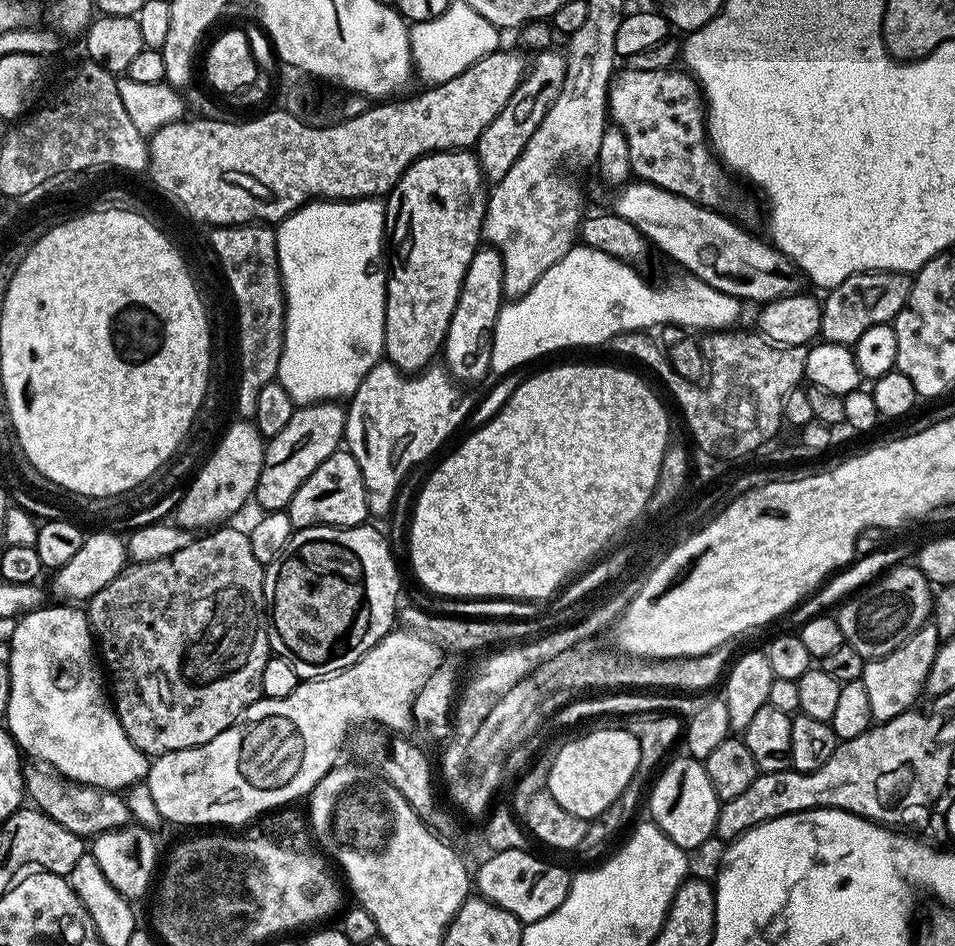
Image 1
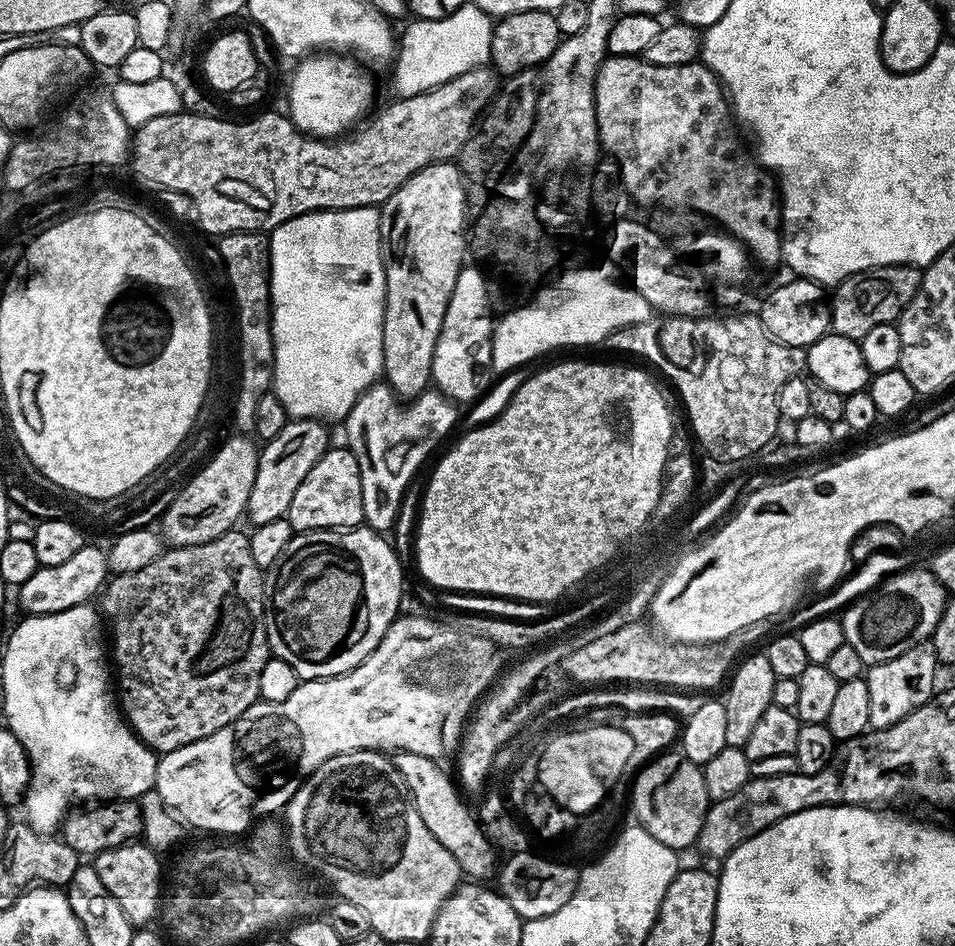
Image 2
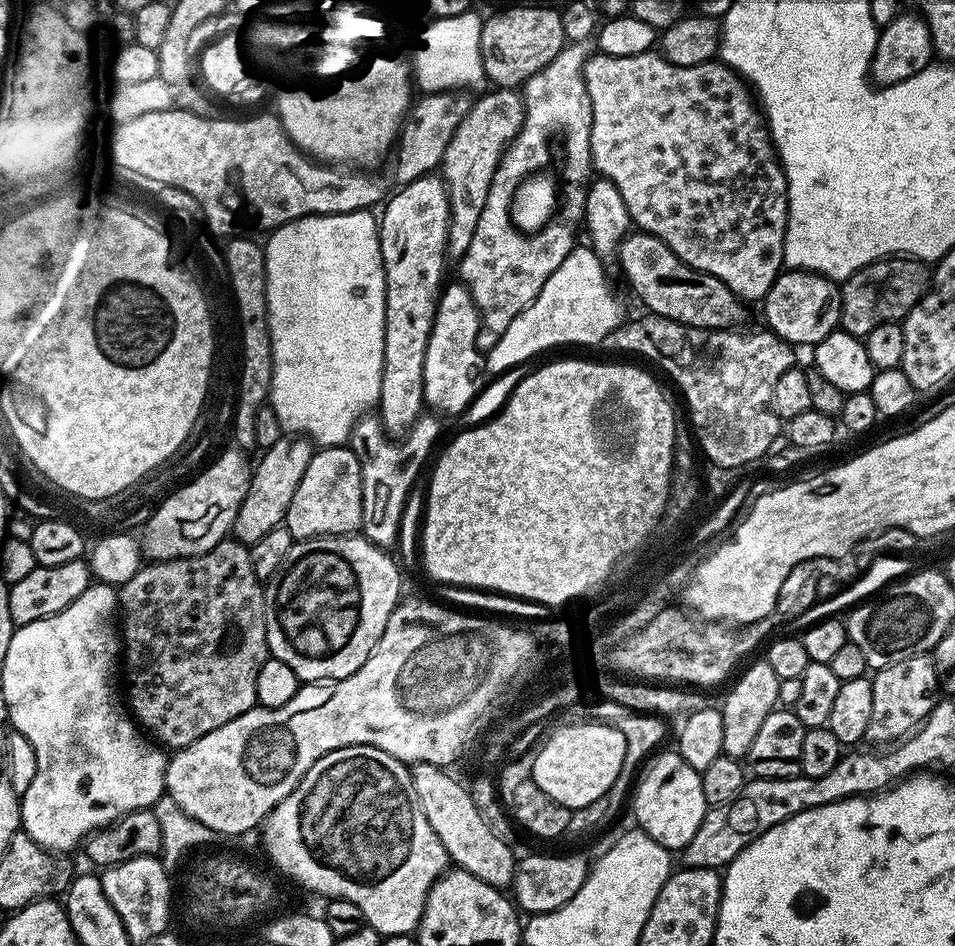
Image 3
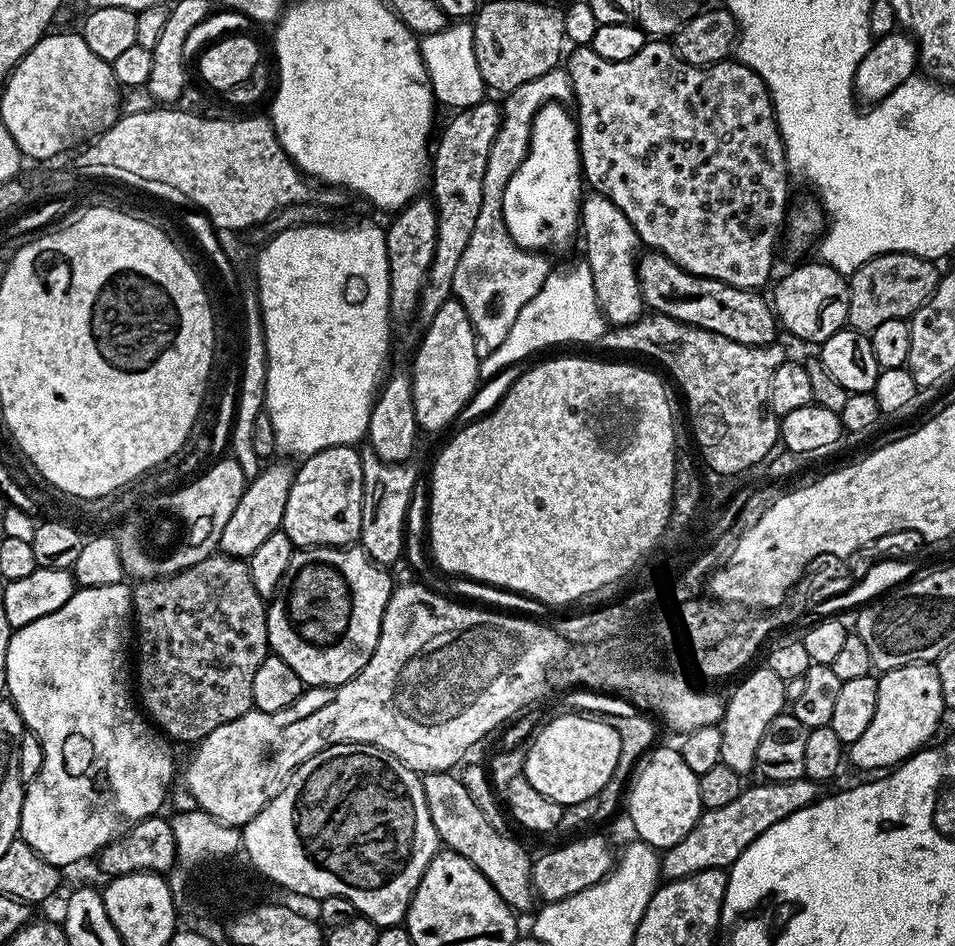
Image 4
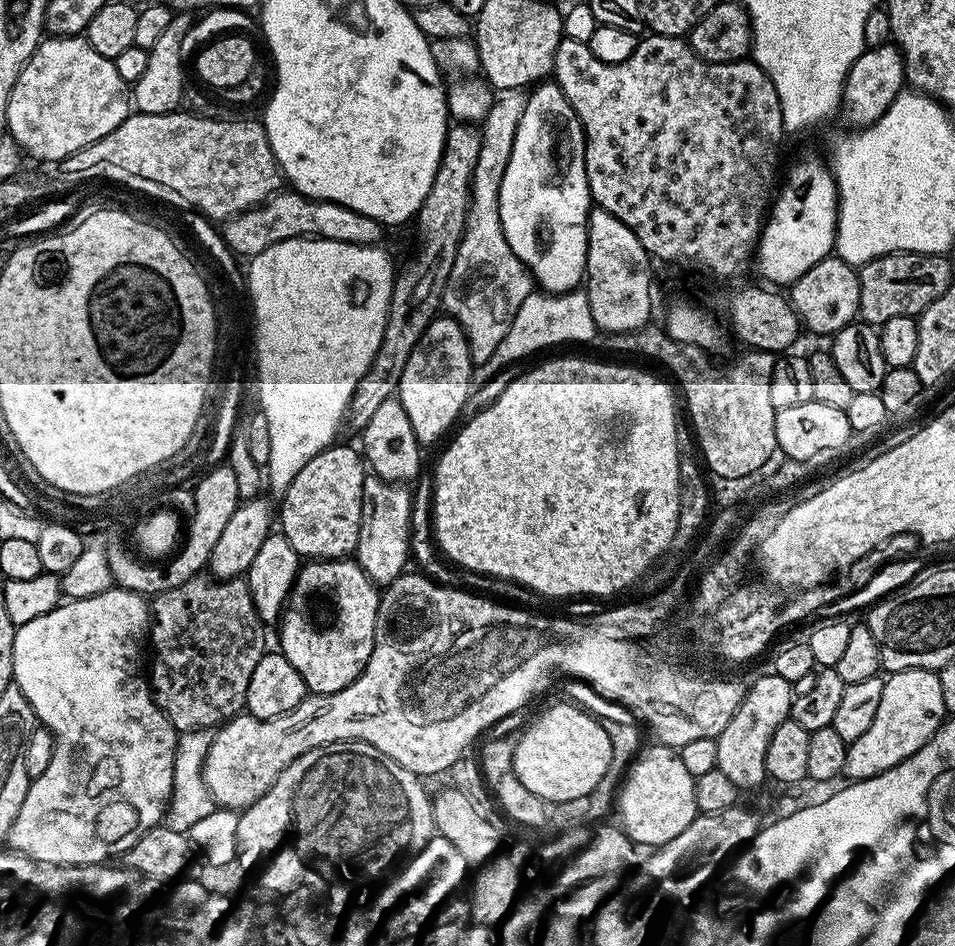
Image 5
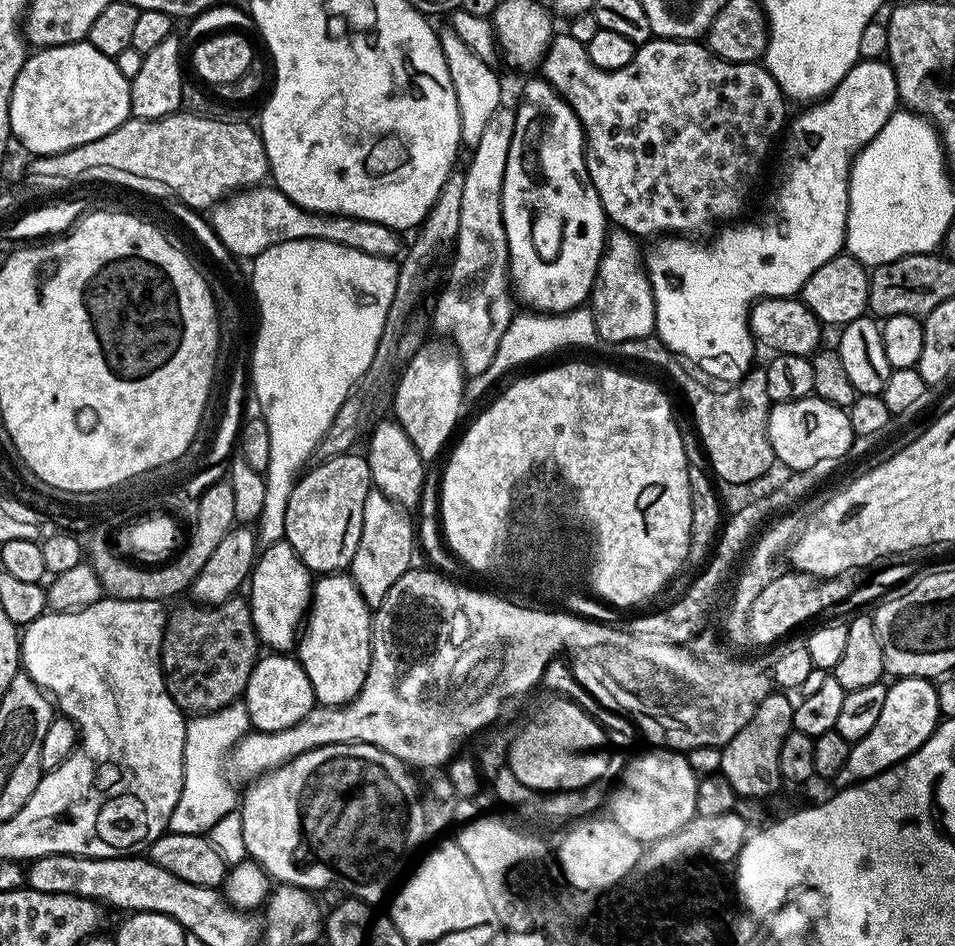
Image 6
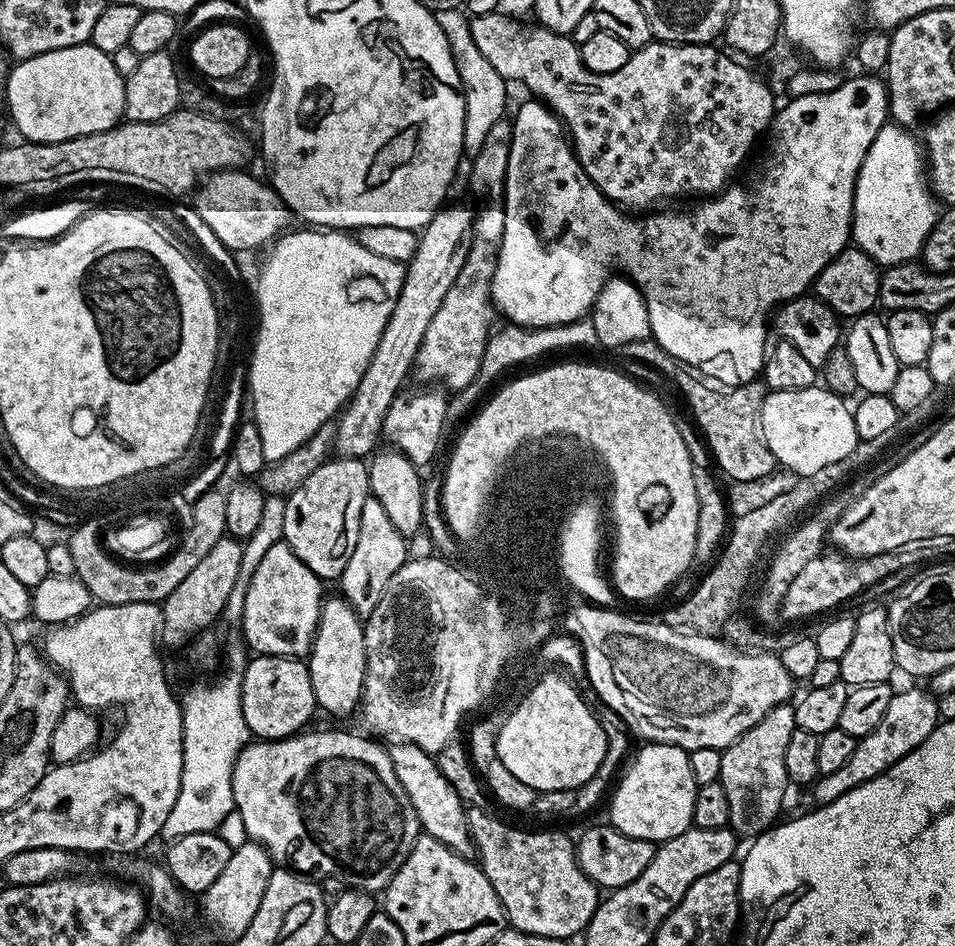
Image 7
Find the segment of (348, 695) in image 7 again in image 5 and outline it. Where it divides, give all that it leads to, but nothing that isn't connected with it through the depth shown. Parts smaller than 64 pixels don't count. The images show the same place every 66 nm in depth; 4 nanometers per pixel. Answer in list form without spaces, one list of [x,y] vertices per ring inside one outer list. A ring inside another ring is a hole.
[[[345,558],[343,560],[312,560],[311,562],[305,563],[300,571],[296,573],[296,581],[292,583],[292,592],[288,596],[288,603],[284,606],[282,619],[278,624],[278,627],[280,627],[280,644],[278,644],[278,648],[290,662],[290,666],[294,666],[294,670],[298,670],[298,674],[302,674],[304,684],[307,686],[309,693],[331,698],[335,692],[343,693],[359,678],[360,673],[363,672],[365,666],[368,665],[368,659],[374,650],[374,642],[376,641],[376,619],[378,618],[380,598],[381,593],[378,591],[377,585],[373,584],[370,577],[364,573],[359,564],[352,558]]]

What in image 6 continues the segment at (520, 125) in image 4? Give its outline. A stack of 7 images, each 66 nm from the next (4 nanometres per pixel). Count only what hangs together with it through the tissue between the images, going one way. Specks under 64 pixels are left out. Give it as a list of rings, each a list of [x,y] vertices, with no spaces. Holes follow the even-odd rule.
[[[501,106],[483,127],[478,146],[470,149],[469,156],[472,157],[468,160],[468,169],[462,172],[462,218],[458,222],[458,234],[454,241],[456,253],[452,256],[448,281],[432,312],[433,326],[456,349],[468,376],[482,374],[482,370],[494,362],[498,342],[502,342],[502,334],[506,334],[514,315],[514,296],[510,291],[508,274],[508,243],[500,195],[506,174],[506,158],[514,138],[515,121],[515,111],[511,107]]]

